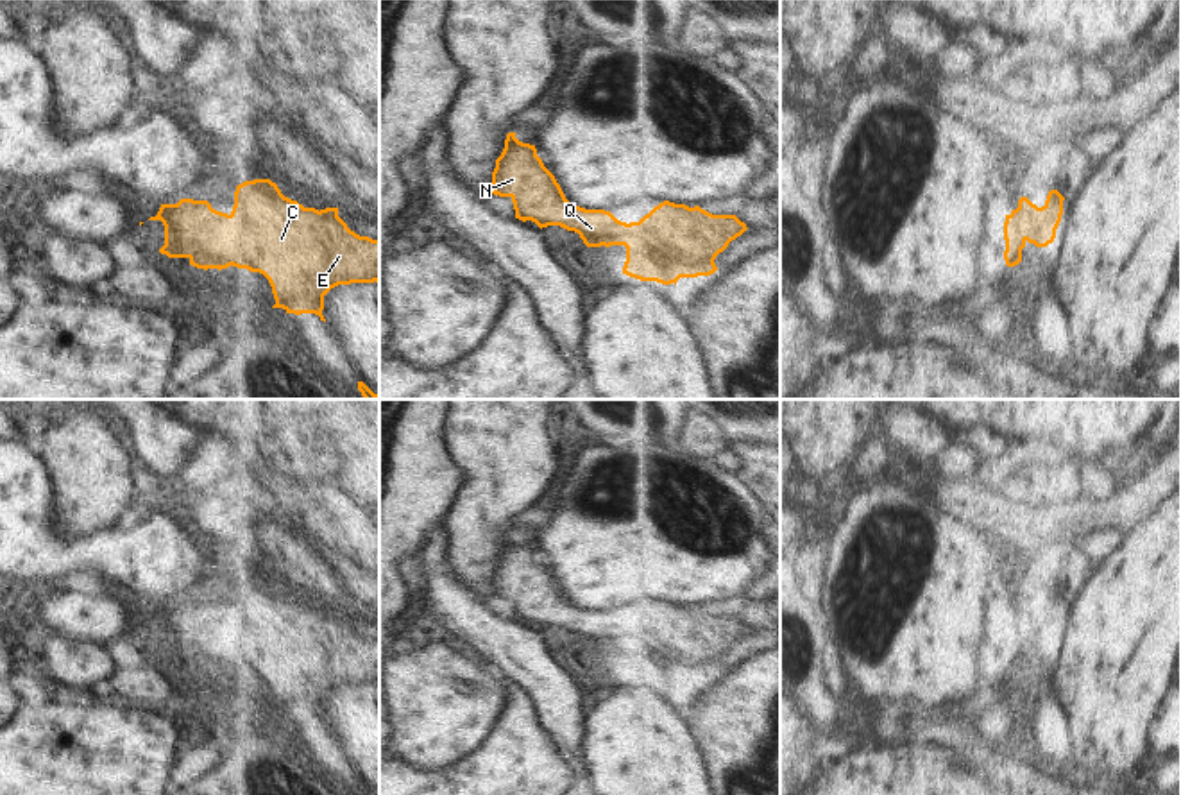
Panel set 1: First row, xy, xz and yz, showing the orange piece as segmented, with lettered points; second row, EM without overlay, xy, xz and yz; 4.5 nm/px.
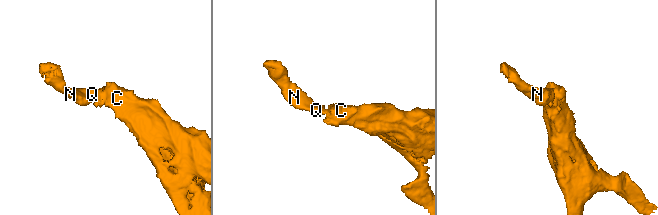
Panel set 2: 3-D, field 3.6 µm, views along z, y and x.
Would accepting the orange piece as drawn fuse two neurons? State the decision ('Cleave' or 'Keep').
Keep

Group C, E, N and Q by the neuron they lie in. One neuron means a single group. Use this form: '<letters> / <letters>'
C E N Q

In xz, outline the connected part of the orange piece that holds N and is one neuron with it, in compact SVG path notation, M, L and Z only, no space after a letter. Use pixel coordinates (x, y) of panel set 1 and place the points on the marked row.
M508 132L505 149L496 159L492 172L494 195L510 197L515 218L535 222L540 229L560 226L580 235L587 247L624 245L626 261L623 274L641 279L671 285L680 278L710 276L718 270L714 260L732 240L741 236L748 227L735 215L712 215L700 206L689 208L669 201L655 206L639 222L621 222L610 211L585 209L569 202L557 183L555 175L537 156L535 145L523 143L515 132Z

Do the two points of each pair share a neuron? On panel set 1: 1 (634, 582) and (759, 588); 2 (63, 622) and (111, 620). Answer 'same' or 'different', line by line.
1: different
2: same

